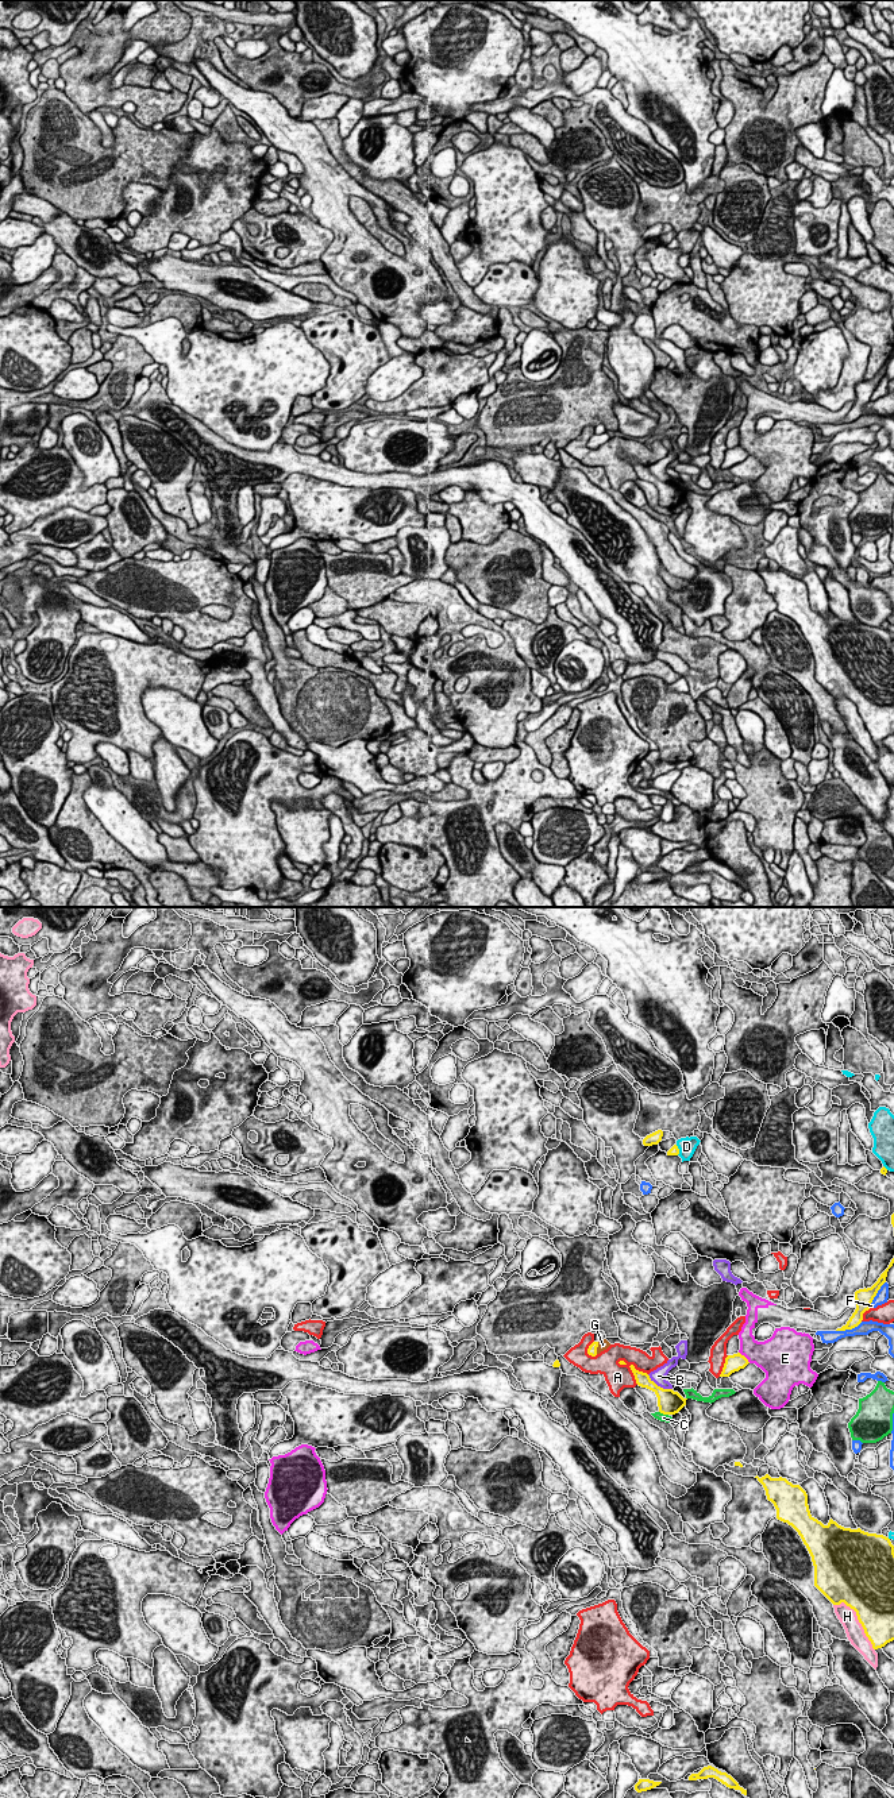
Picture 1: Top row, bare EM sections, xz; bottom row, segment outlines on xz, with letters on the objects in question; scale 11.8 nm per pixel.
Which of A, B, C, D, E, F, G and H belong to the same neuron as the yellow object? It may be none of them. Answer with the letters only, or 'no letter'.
G

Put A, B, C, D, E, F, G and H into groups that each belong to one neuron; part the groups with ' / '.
A / B / C D / E / F / G / H

